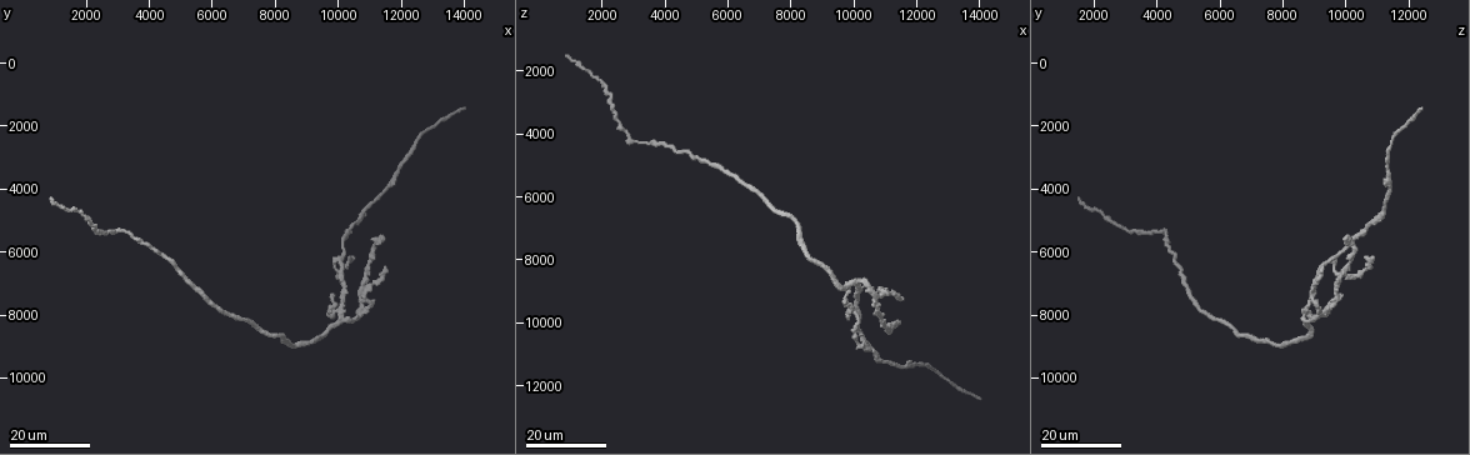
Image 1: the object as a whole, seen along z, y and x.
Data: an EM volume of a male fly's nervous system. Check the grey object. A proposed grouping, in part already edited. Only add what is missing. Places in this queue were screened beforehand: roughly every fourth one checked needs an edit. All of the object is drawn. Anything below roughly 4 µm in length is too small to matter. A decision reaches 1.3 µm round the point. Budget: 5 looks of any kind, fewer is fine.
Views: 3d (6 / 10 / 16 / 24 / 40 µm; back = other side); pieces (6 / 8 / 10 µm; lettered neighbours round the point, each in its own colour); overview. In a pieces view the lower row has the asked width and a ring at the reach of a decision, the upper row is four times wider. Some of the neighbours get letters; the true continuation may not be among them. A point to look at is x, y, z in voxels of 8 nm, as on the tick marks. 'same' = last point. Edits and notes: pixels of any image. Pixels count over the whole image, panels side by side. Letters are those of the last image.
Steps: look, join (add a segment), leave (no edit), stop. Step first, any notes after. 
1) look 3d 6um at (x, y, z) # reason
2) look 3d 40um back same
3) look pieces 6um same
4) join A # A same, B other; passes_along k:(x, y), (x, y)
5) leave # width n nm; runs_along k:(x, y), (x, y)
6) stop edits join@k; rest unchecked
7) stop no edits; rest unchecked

look 3d 16um at (11400, 6500, 9300) # an open end

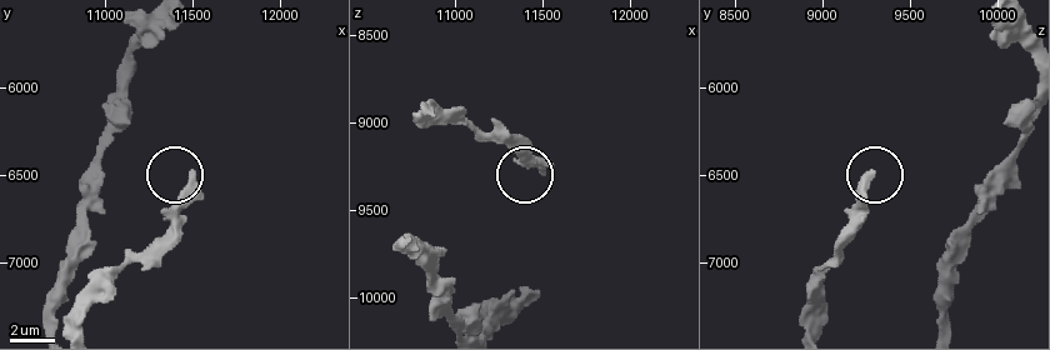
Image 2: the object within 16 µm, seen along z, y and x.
look pieces 6um at (11520, 6500, 9280)

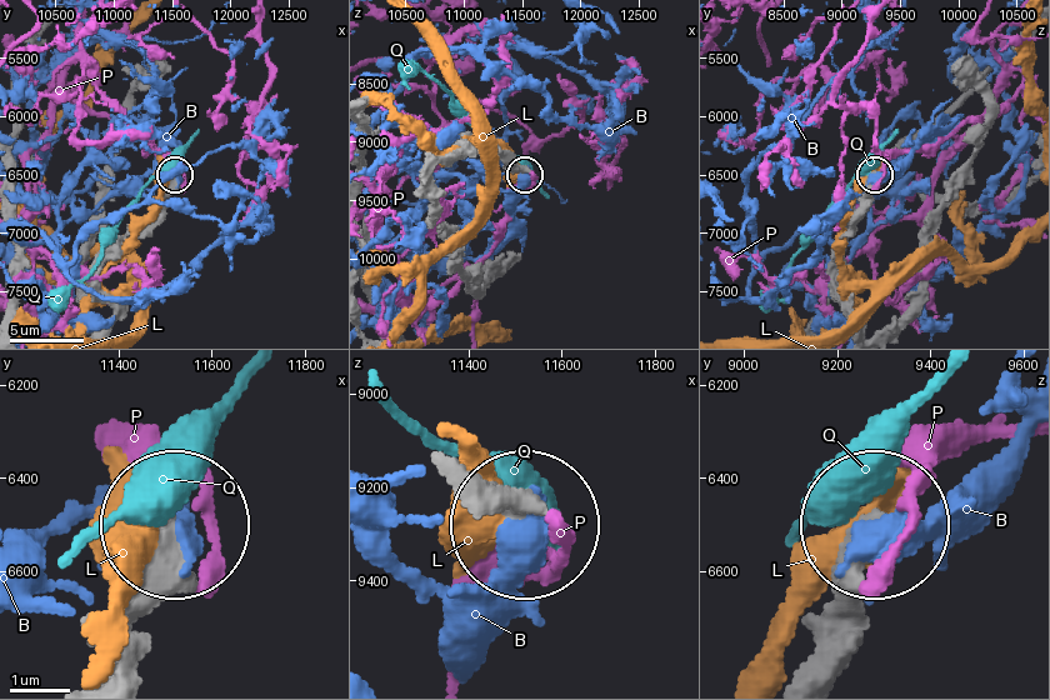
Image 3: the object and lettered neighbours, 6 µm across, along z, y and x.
leave # B other, L other, P other, Q other; no lettered segment goes on from it

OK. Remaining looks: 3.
look 3d 24um at (11400, 5600, 10000) # long arm stops here

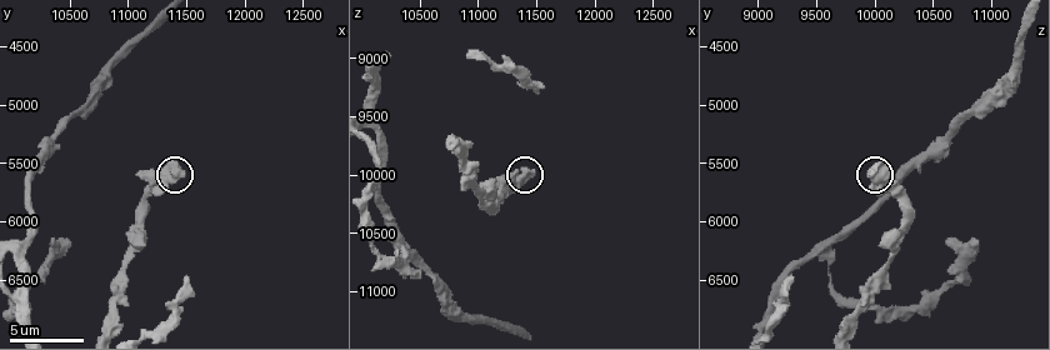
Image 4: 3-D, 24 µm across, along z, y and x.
look 3d 6um at (11480, 5560, 10020) # closer look

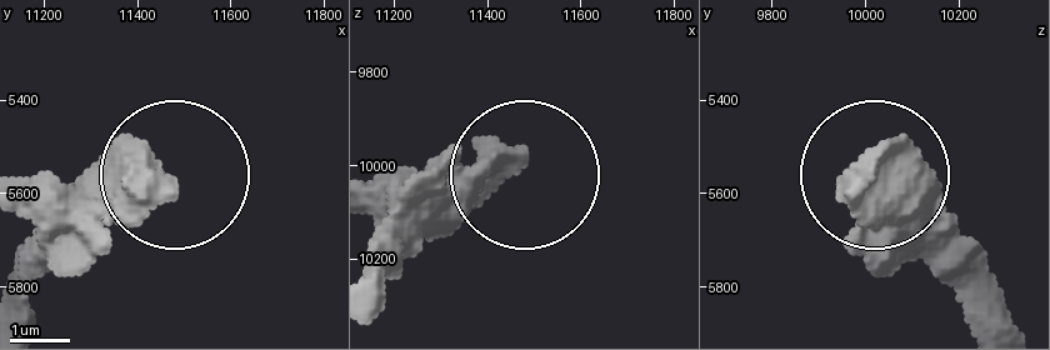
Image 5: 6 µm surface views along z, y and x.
look pieces 10um at (11455, 5575, 10000)

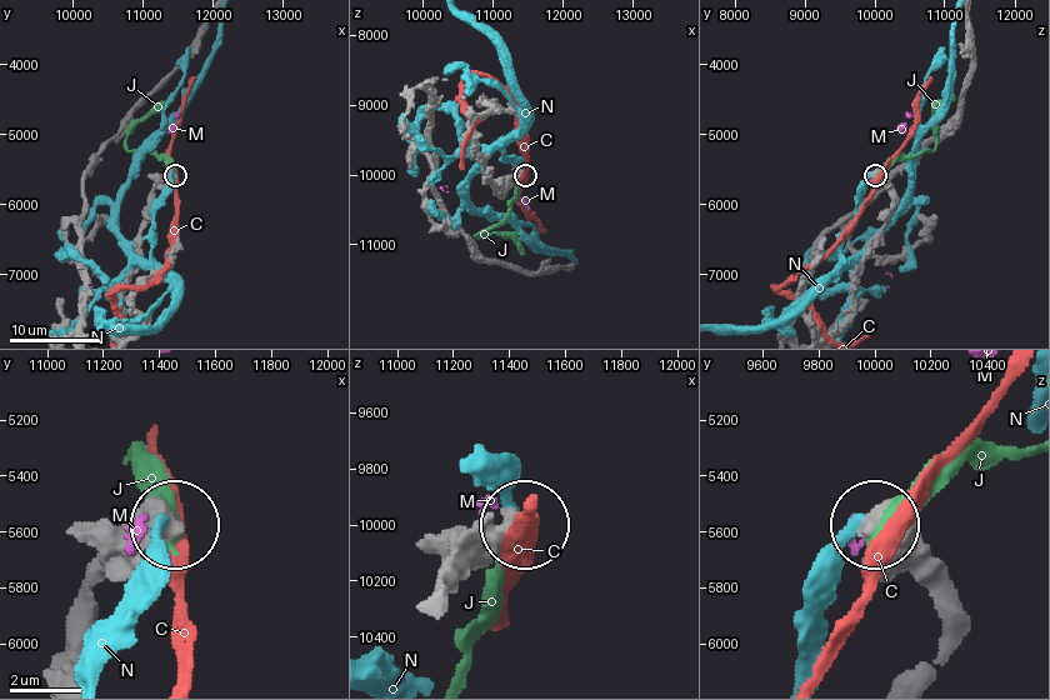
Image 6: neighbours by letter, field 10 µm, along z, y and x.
leave # width 520 nm; C other, J other, M other, N other; no lettered segment goes on from it

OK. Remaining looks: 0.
stop no edits; rest unchecked

